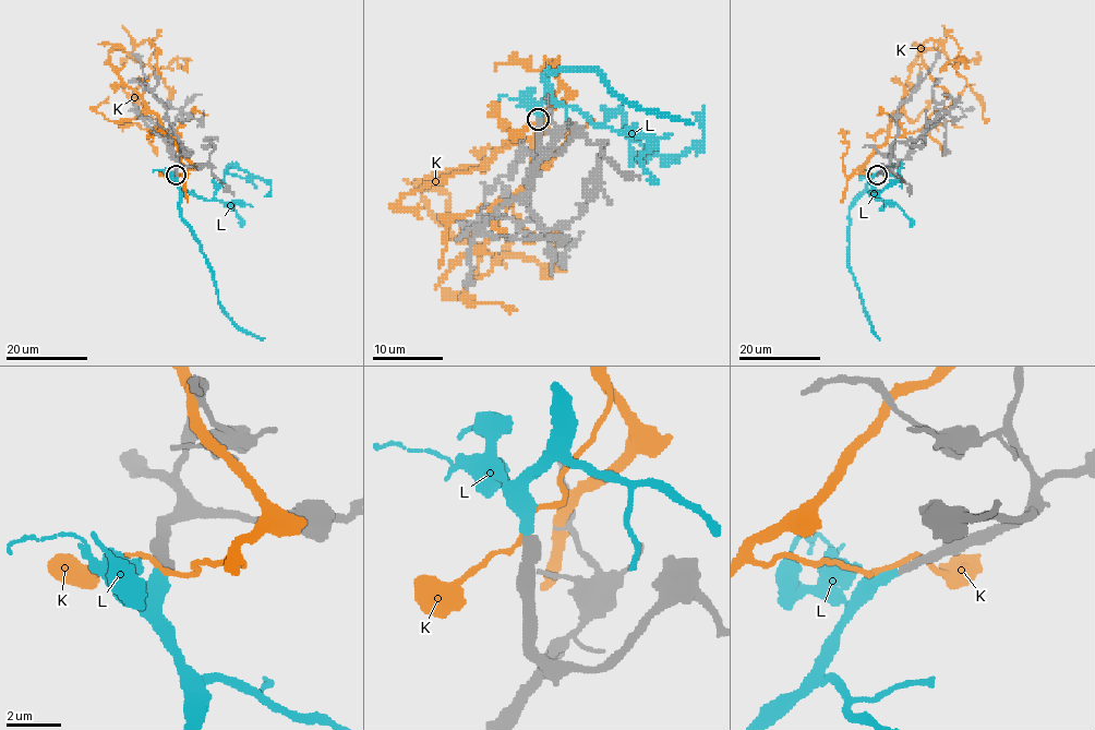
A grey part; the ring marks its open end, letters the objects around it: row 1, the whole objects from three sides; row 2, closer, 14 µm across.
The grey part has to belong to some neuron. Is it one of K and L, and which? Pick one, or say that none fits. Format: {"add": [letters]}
{"add": ["L"]}

